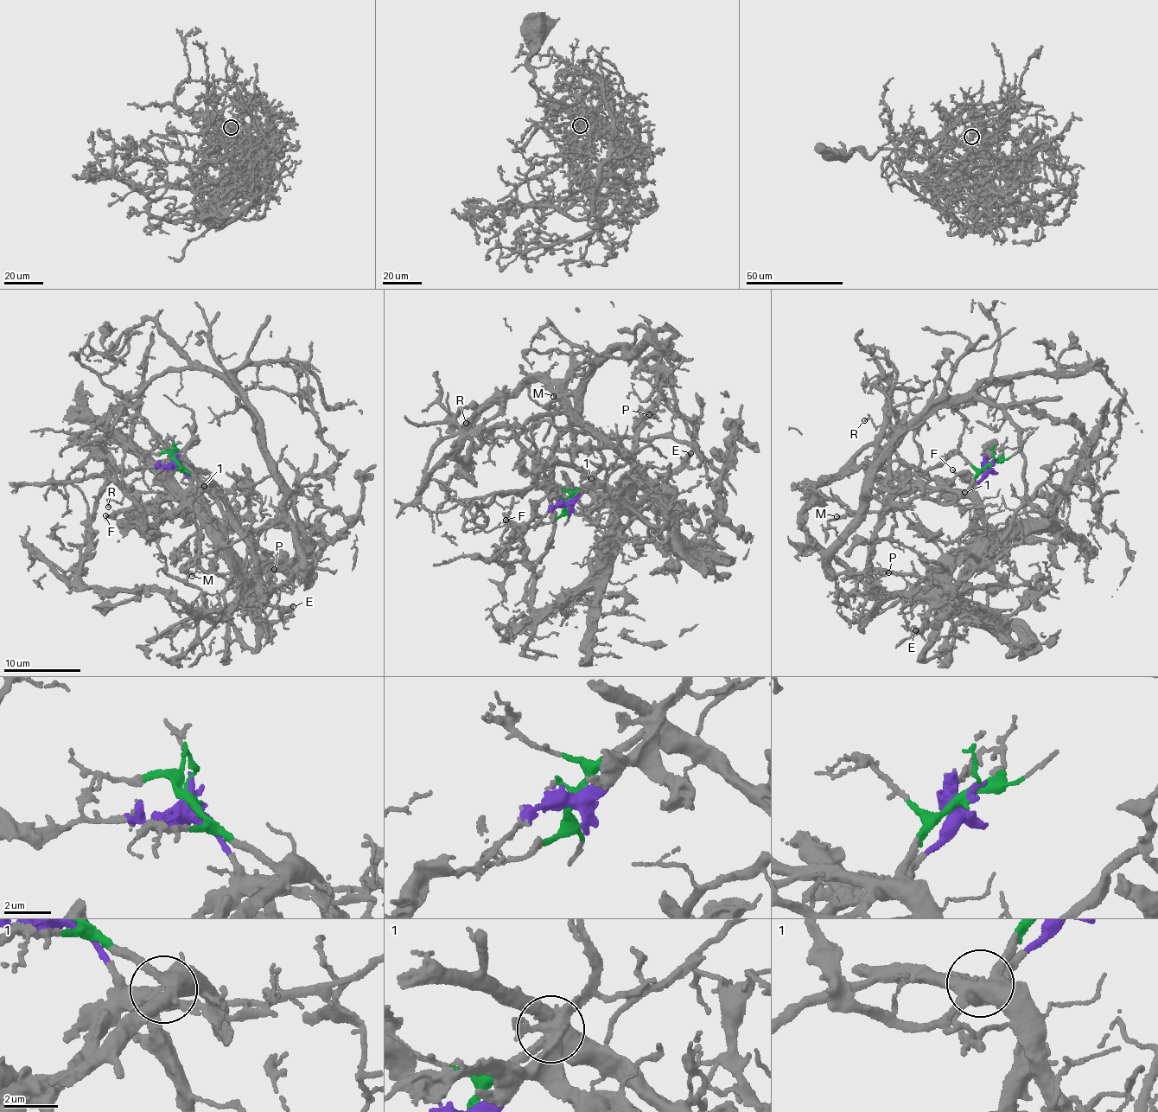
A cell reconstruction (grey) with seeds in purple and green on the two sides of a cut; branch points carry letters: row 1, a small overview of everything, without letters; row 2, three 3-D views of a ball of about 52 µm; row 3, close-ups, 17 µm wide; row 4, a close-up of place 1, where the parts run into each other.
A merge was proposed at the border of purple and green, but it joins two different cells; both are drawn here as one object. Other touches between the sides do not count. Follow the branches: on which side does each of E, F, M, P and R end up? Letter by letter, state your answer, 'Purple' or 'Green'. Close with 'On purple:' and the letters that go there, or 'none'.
E: Purple
F: Purple
M: Green
P: Purple
R: Green
On purple: E, F, P

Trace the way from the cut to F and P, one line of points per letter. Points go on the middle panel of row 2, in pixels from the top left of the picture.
F: (568, 502), (581, 494), (568, 490), (546, 496), (533, 507), (523, 529), (514, 528), (505, 519)
P: (568, 502), (584, 491), (601, 501), (617, 500), (622, 481), (637, 471), (635, 432), (647, 409), (649, 415)

